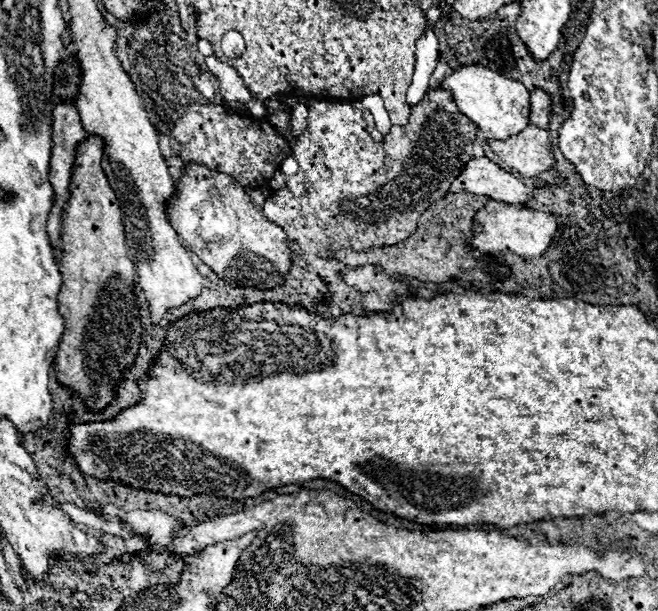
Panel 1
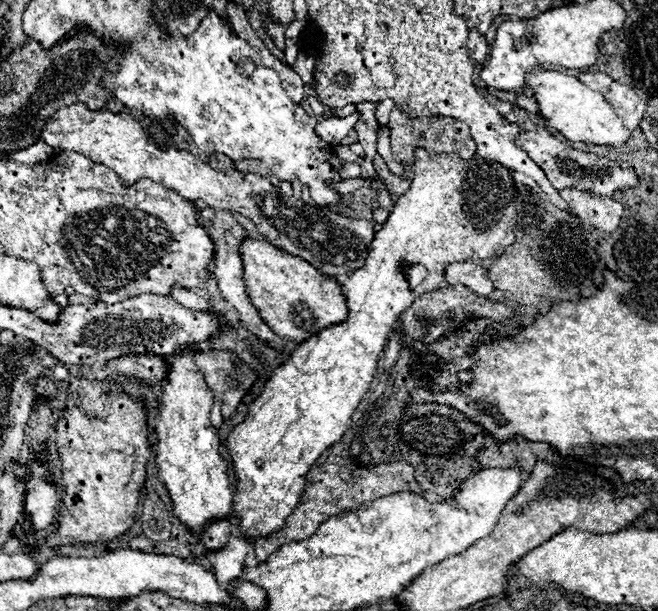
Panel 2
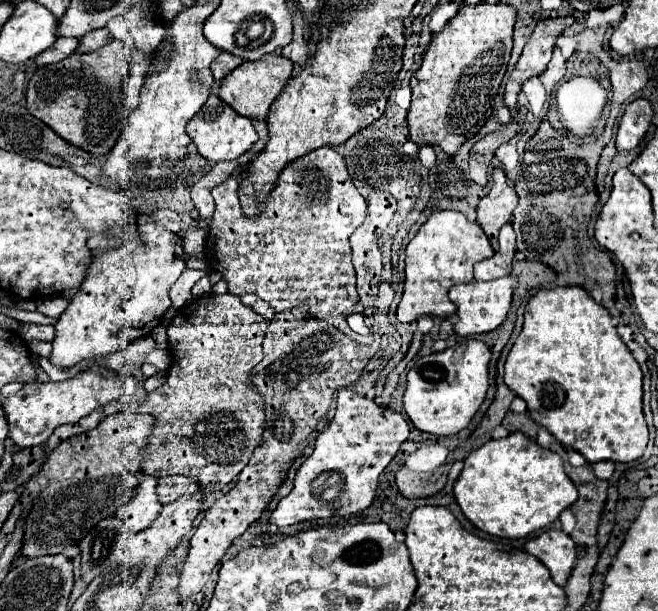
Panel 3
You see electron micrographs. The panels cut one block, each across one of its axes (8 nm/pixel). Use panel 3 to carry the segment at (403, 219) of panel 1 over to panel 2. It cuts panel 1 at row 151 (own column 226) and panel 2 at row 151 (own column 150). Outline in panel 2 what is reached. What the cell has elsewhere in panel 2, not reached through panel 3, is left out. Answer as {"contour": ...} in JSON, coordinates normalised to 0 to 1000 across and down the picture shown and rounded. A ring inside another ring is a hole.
{"contour":[[[608,180],[593,183],[593,200],[590,200],[590,216],[596,229],[596,255],[605,268],[611,272],[626,272],[629,262],[629,245],[632,242],[647,242],[660,249],[678,249],[678,252],[696,252],[705,262],[714,262],[723,252],[723,236],[711,216],[711,206],[696,196],[620,196],[608,187]]]}

